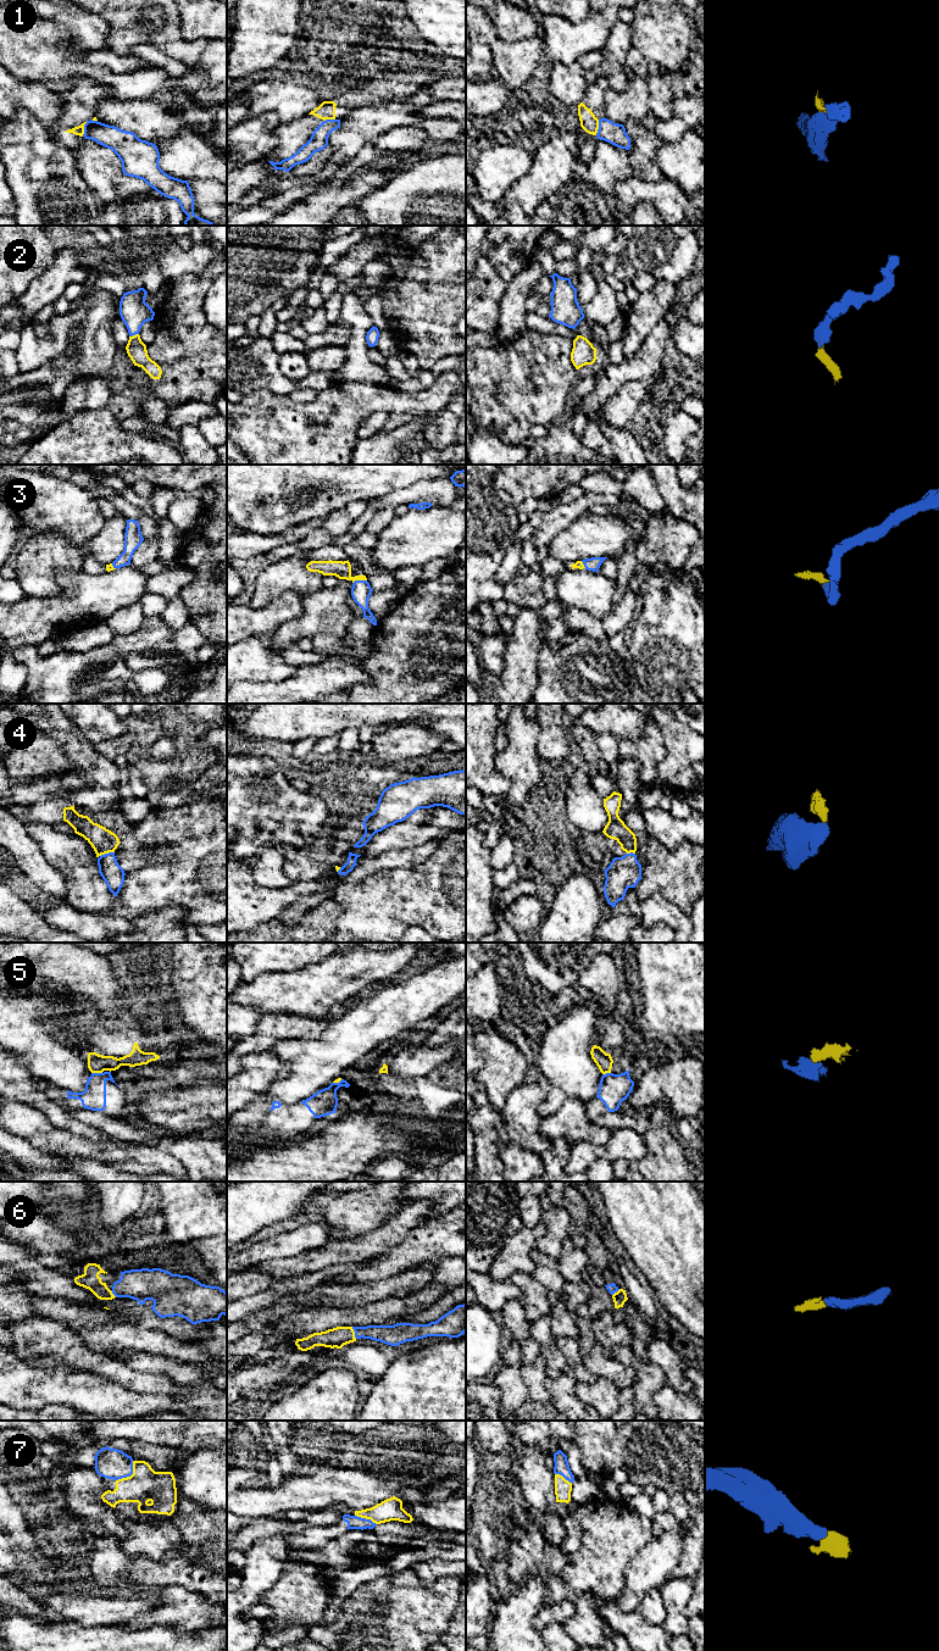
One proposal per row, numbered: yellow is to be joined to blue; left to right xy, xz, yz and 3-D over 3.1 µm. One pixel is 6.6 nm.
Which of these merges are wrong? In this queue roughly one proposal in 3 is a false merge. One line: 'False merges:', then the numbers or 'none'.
False merges: 1, 4, 5

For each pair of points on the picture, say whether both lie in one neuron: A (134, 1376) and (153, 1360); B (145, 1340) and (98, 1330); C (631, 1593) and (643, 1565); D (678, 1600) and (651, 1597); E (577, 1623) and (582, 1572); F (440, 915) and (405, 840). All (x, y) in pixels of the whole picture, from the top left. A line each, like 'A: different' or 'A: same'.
A: different
B: same
C: same
D: different
E: different
F: different

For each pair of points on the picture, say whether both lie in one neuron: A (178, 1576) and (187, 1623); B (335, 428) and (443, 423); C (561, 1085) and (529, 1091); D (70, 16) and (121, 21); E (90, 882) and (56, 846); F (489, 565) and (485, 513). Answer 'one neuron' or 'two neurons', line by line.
A: two neurons
B: two neurons
C: two neurons
D: two neurons
E: one neuron
F: one neuron

